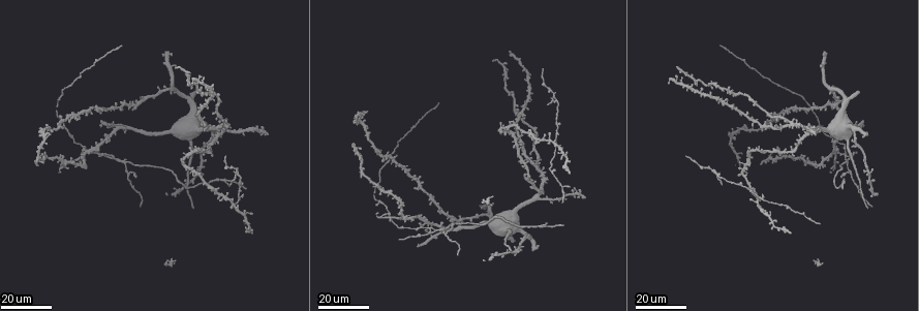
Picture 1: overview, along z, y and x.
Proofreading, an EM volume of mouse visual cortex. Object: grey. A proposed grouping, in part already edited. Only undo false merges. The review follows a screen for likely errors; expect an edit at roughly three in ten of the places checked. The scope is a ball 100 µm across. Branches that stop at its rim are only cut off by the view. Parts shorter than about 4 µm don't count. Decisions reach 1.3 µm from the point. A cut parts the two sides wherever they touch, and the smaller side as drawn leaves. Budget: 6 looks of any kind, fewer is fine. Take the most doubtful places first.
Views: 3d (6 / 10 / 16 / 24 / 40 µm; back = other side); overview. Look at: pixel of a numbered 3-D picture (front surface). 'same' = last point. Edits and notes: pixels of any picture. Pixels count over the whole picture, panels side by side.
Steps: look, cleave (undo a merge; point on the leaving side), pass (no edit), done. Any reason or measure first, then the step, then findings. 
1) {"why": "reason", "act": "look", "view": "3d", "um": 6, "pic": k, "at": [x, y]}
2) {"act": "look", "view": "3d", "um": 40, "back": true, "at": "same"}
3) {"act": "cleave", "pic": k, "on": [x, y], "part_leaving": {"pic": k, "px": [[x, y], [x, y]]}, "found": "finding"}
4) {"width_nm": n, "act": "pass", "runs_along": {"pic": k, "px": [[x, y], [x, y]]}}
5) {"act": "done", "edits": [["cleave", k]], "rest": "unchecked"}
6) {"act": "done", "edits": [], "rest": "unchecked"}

{"why": "a fork", "act": "look", "view": "3d", "um": 16, "pic": 1, "at": [130, 173]}

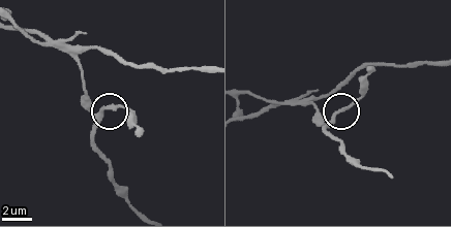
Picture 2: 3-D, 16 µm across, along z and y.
{"why": "zoom in", "act": "look", "view": "3d", "um": 6, "pic": 2, "at": [101, 116]}

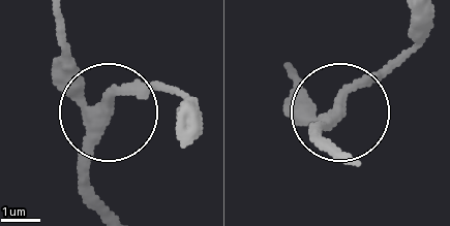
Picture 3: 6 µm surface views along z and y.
{"arms": 3, "act": "pass", "runs_along": {"pic": 3, "px": [[62, 22], [69, 71], [95, 101], [181, 91]]}, "found": "continuous, no second neuron"}

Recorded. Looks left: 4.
{"act": "look", "view": "3d", "um": 24, "pic": 1, "at": [237, 196]}

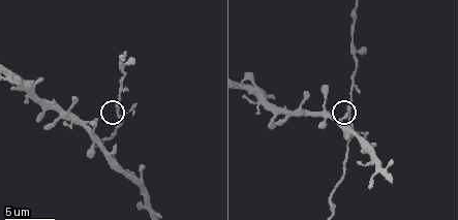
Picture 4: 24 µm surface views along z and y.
{"act": "look", "view": "3d", "um": 6, "pic": 4, "at": [119, 112]}

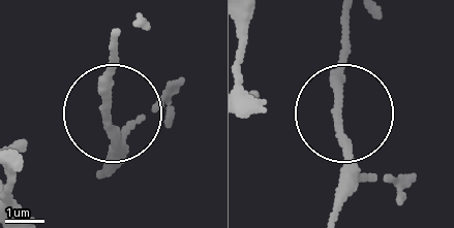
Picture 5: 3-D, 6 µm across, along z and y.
{"side_arm_um": 33, "act": "pass", "found": "one neuron here"}

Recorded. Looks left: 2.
{"why": "branch point", "act": "look", "view": "3d", "um": 16, "pic": 1, "at": [125, 163]}

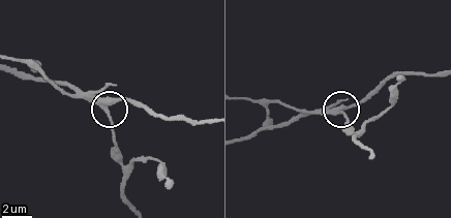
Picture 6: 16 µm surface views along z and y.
{"act": "look", "view": "3d", "um": 10, "pic": 6, "at": [338, 112]}

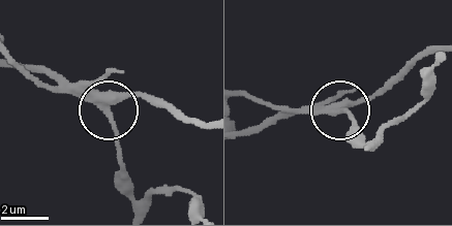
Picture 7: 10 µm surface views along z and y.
{"act": "cleave", "pic": 7, "on": [121, 95], "part_leaving": {"pic": 7, "px": [[89, 91], [158, 97], [205, 126]]}, "found": "a second neuron is stuck on"}

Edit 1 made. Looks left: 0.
{"act": "done", "edits": [["cleave", 7]], "rest": "unchecked"}

